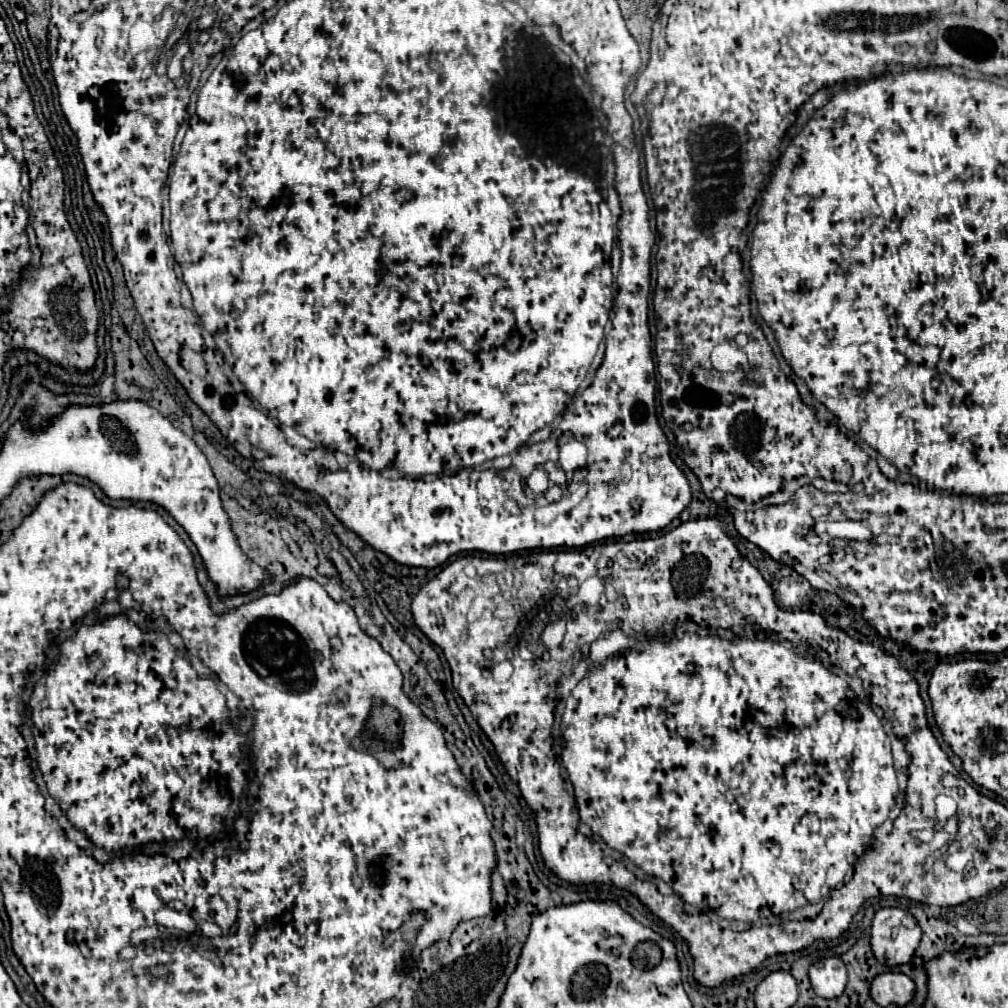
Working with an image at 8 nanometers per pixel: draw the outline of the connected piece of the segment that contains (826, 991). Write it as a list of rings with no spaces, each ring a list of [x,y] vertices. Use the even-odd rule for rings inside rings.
[[[824,958],[810,966],[810,982],[820,998],[838,998],[846,990],[846,966],[840,958]]]

